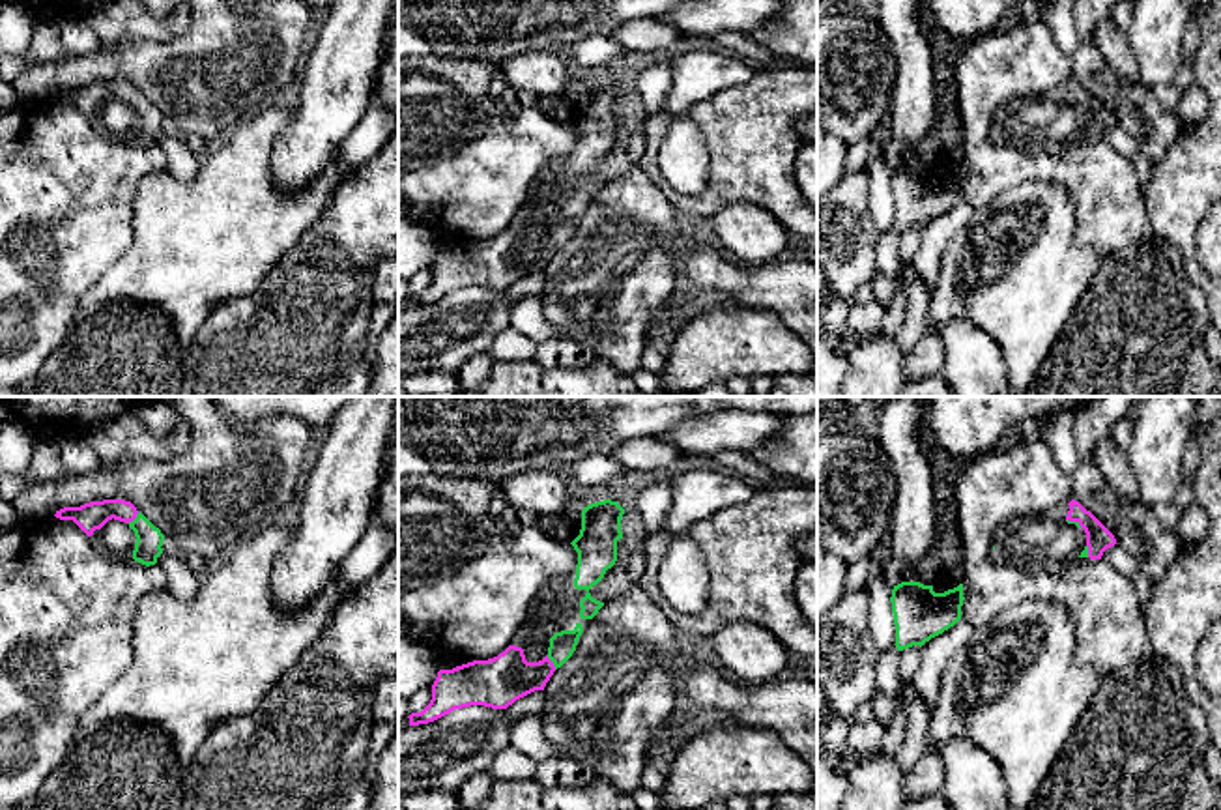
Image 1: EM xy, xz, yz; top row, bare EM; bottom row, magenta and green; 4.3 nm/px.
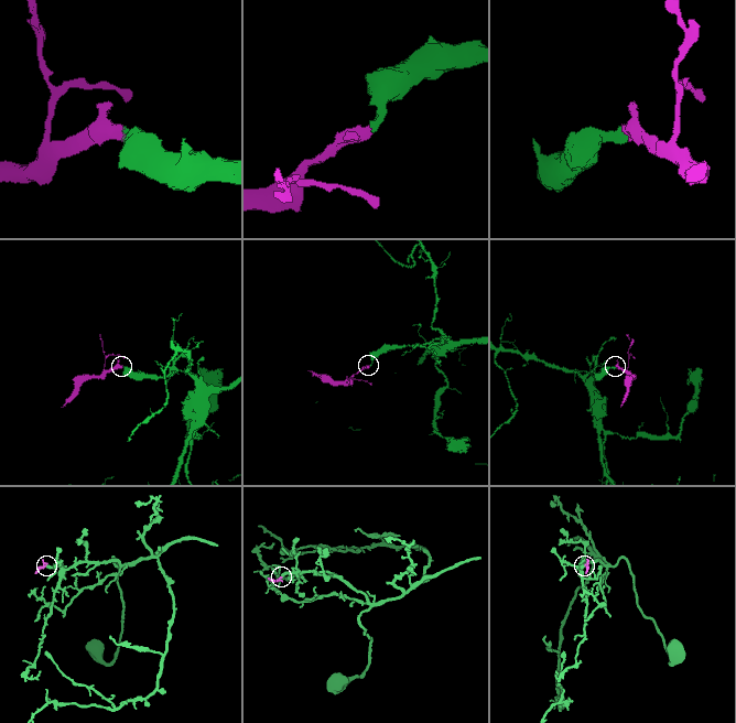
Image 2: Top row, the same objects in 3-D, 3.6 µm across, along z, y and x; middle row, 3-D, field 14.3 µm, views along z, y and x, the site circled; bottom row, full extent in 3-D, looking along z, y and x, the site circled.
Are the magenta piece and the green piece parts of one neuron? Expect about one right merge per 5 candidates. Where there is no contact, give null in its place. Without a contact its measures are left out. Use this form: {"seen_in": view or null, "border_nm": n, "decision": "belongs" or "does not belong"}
{"seen_in": "xz", "border_nm": 80, "decision": "belongs"}

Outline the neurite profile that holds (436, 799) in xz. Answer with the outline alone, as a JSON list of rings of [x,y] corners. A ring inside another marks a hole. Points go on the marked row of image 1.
[[[428,791],[398,795],[398,810],[460,810],[456,793]]]

